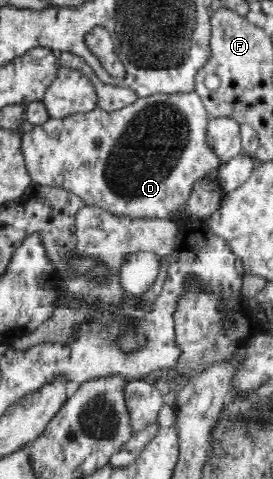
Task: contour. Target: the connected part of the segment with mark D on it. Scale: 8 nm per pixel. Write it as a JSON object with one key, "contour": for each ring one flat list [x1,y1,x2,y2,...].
{"contour":[[195,90,159,92,138,97,120,110,102,110,97,106,63,119,49,118,44,124,20,134,20,139,33,184,69,190,88,201,88,206,102,207,118,216,166,219,181,207,195,180,209,176,221,165,209,141,209,119,209,112]]}

